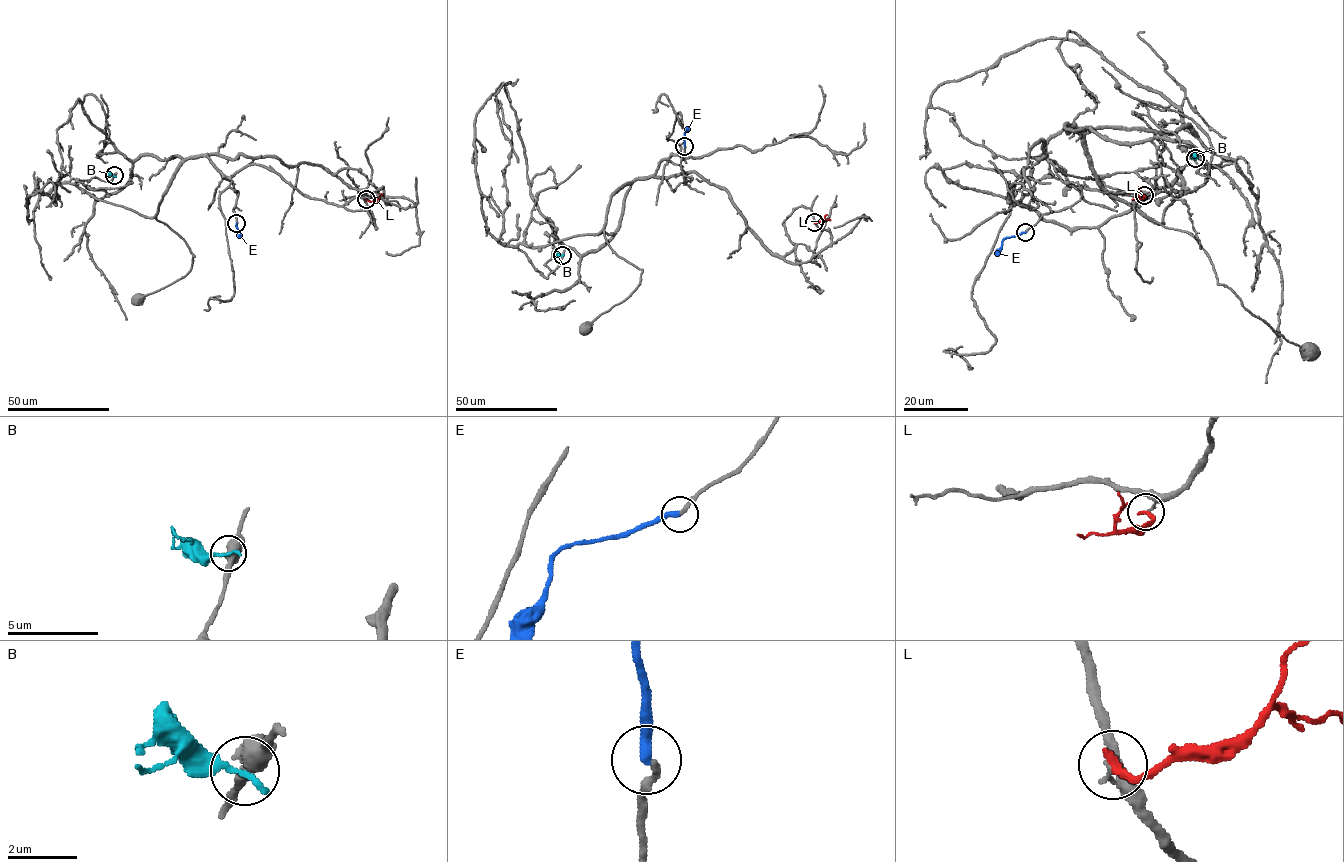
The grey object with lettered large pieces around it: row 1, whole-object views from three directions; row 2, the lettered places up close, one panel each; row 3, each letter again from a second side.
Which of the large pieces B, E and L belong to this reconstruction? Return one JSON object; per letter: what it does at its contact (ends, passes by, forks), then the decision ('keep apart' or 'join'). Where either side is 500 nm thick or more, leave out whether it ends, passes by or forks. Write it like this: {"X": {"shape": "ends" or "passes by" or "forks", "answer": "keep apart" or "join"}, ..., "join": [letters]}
{"B": {"answer": "keep apart"}, "E": {"shape": "ends", "answer": "keep apart"}, "L": {"shape": "ends", "answer": "keep apart"}, "join": []}

